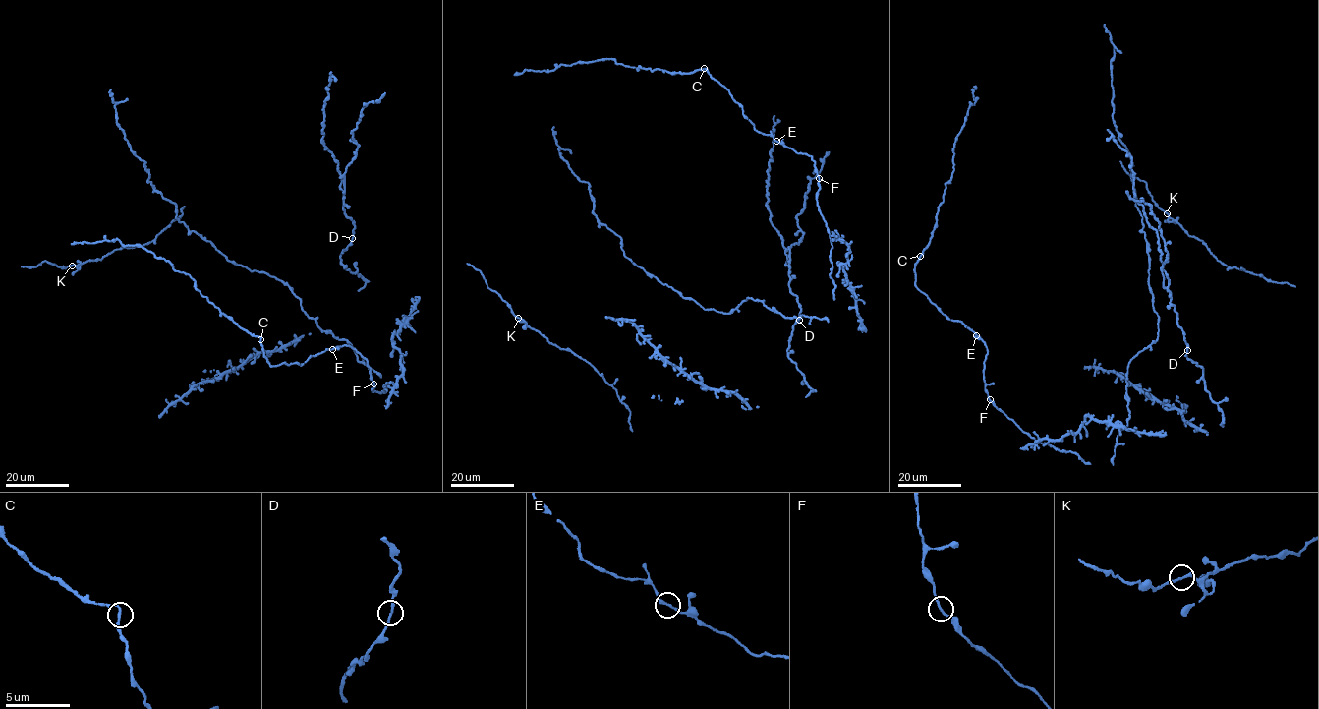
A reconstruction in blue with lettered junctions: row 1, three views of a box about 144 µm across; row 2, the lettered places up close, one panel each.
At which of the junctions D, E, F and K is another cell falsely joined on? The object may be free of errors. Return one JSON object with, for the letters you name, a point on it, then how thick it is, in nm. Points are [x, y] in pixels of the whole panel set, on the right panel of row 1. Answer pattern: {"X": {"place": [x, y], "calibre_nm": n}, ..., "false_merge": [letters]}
{"false_merge": []}

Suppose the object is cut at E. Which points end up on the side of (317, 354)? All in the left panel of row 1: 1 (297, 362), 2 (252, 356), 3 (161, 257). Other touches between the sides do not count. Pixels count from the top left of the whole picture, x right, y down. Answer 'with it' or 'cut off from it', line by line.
1: with it
2: cut off from it
3: with it

